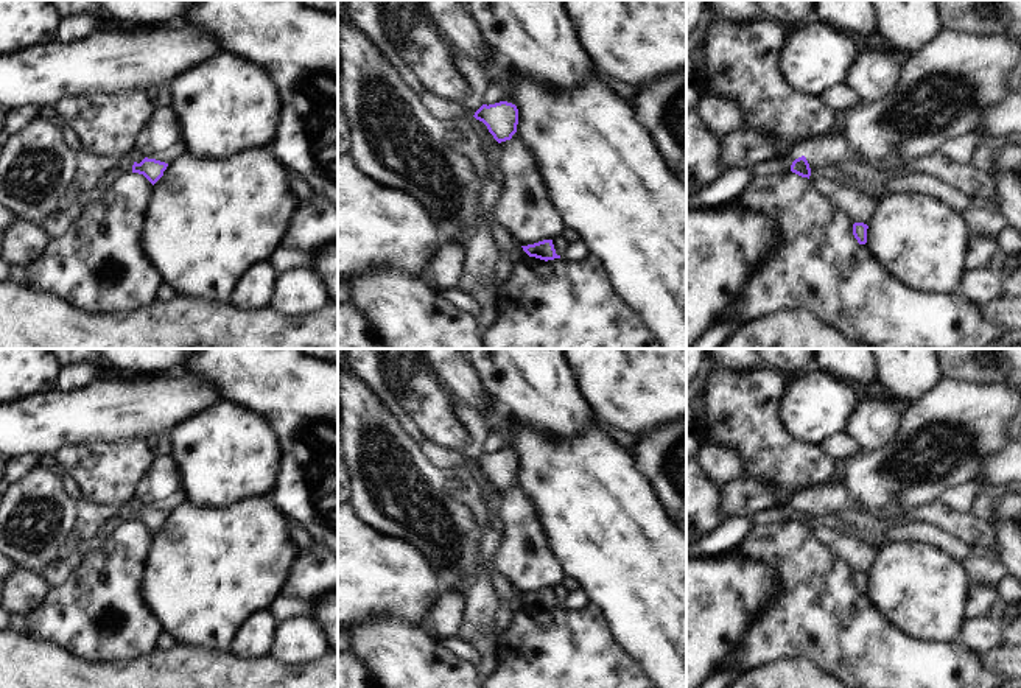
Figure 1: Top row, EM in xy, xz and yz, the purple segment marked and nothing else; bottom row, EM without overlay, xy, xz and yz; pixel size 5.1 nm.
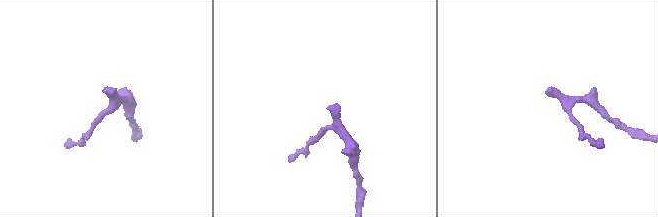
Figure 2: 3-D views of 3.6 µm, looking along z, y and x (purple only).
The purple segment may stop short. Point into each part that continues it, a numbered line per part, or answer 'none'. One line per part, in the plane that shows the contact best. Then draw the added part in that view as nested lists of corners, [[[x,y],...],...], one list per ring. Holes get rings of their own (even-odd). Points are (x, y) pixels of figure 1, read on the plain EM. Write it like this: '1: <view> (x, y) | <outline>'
1: xz (470, 419) | [[[419,355],[423,361],[423,366],[430,369],[426,360]],[[430,369],[431,370],[431,369]],[[431,370],[431,377],[439,383],[439,388],[445,392],[448,403],[451,406],[451,411],[454,417],[459,420],[459,423],[465,428],[468,434],[468,447],[462,451],[465,461],[468,465],[473,465],[475,461],[484,453],[484,441],[487,439],[489,428],[486,425],[484,417],[464,403],[459,397],[456,397]]]

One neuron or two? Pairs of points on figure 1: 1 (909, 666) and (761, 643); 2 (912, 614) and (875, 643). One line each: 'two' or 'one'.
1: one
2: two

